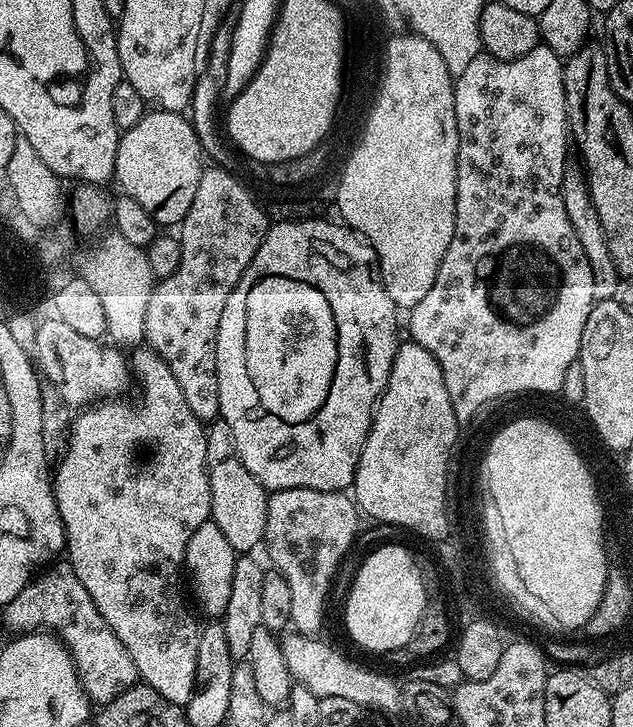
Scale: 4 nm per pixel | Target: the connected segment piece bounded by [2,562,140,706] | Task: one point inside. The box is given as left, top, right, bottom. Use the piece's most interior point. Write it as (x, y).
(56, 601)

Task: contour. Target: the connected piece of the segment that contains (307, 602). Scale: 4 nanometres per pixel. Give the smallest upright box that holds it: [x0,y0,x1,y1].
[263,488,362,634]

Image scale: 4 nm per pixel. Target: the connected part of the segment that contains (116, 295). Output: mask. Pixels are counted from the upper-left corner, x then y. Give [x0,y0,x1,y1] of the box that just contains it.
[82,235,154,346]

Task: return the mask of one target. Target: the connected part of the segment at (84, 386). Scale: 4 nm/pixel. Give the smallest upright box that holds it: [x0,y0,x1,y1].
[34,318,130,406]

